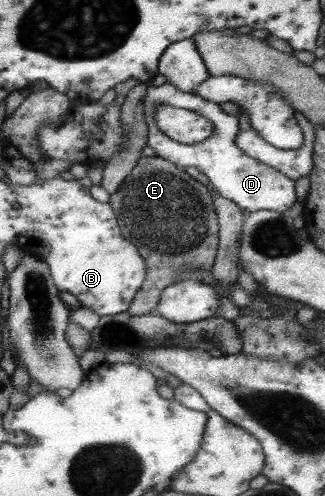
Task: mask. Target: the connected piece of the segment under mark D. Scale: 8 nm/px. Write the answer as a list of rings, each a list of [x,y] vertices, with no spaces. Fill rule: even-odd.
[[[172,84],[151,85],[146,100],[146,118],[149,125],[148,146],[155,150],[155,157],[161,157],[177,167],[183,169],[195,167],[209,180],[212,191],[217,192],[223,198],[236,202],[242,209],[250,210],[274,210],[279,213],[287,212],[297,202],[295,181],[286,178],[281,172],[263,165],[248,154],[243,153],[235,144],[239,130],[239,120],[233,115],[226,114],[219,104],[210,102],[199,94],[181,91]],[[169,104],[179,108],[186,108],[197,112],[213,125],[214,132],[203,142],[192,146],[181,145],[179,142],[168,138],[159,131],[155,125],[154,113],[157,106]]]

